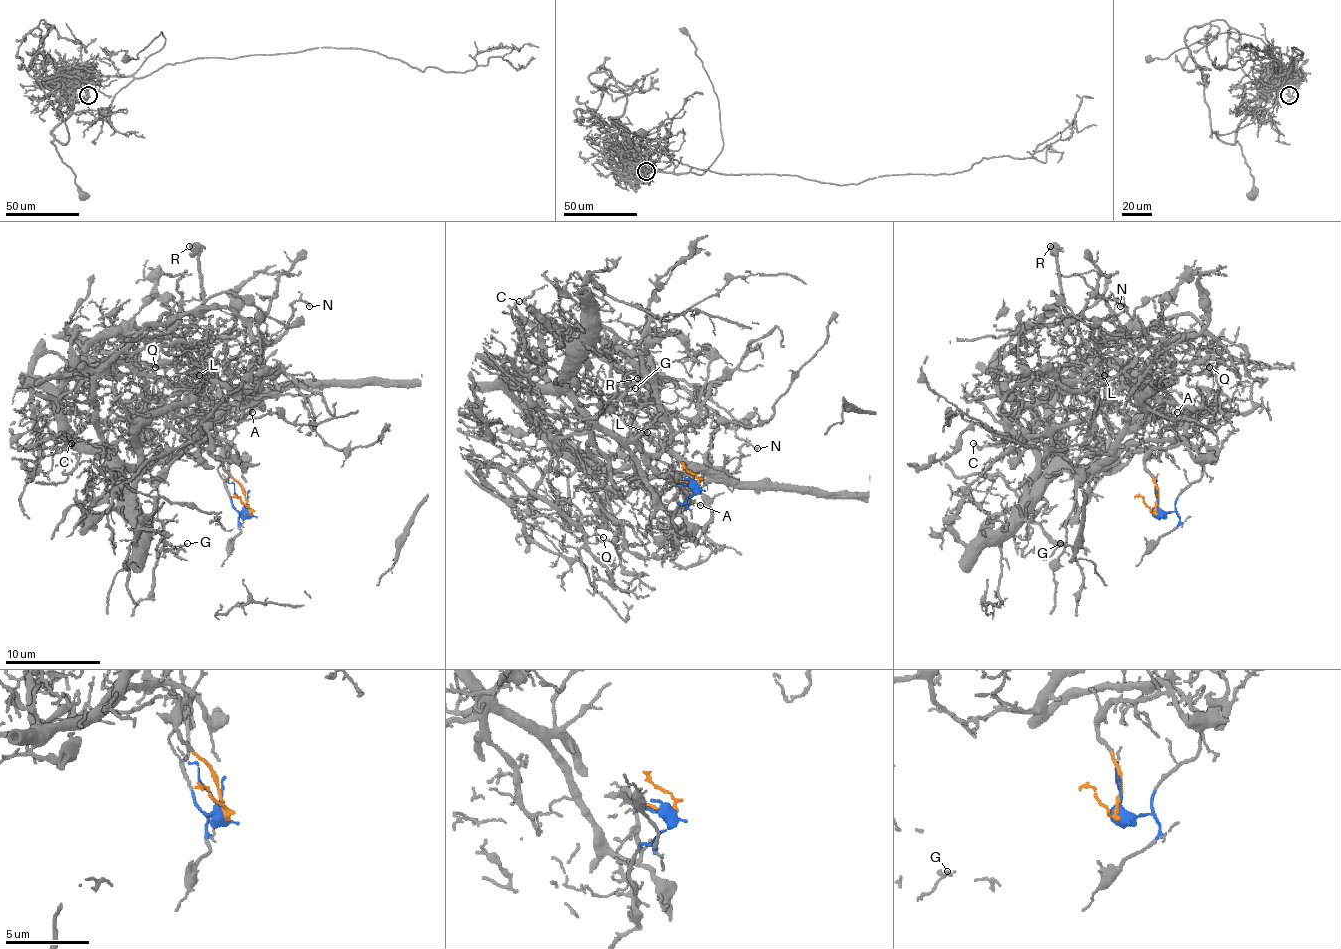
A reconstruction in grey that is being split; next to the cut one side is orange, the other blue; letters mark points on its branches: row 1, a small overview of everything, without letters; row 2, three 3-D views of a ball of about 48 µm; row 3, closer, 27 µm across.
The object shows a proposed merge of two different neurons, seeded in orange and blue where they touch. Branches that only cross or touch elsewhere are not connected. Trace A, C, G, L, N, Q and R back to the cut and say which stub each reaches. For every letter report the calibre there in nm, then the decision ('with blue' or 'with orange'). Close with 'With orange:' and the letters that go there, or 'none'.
A: 110 nm thick; with blue
C: 150 nm thick; with orange
G: 140 nm thick; with orange
L: 80 nm thick; with orange
N: 180 nm thick; with orange
Q: 100 nm thick; with orange
R: 550 nm thick; with blue
With orange: C, G, L, N, Q

